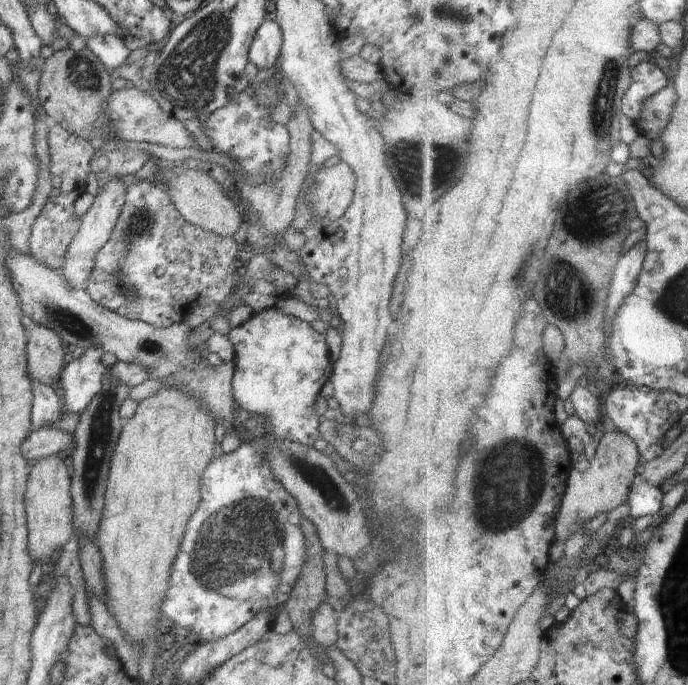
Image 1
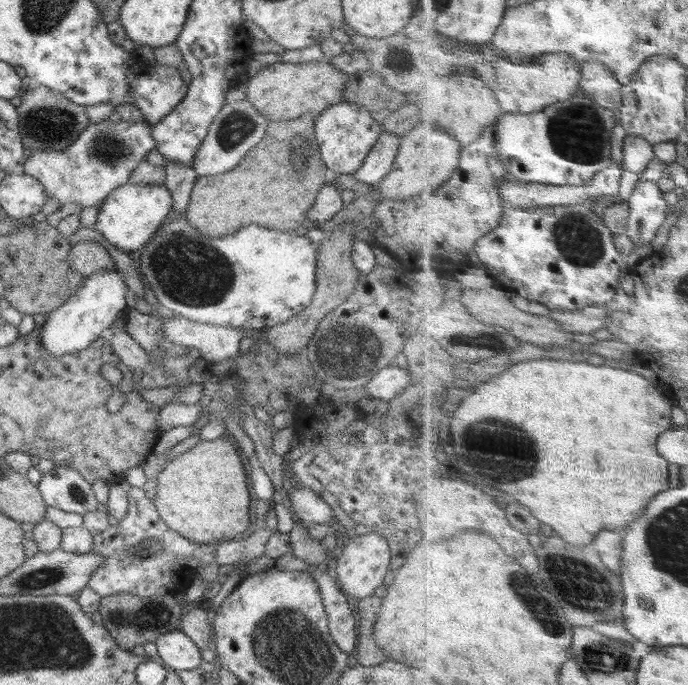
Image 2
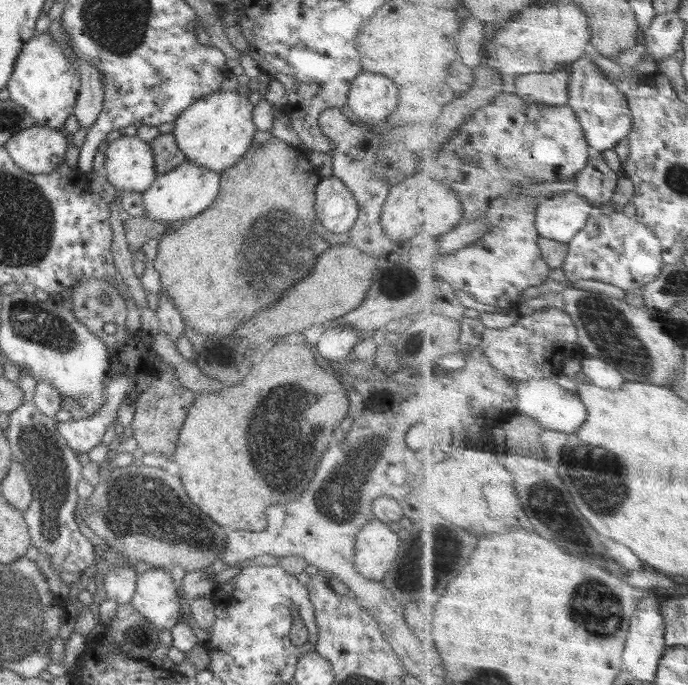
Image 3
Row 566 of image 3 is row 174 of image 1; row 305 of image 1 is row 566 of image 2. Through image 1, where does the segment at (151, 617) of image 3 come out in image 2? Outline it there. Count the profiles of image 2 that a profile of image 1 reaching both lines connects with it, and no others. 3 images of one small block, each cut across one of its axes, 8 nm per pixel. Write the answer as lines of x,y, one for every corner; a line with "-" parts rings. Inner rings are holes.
132,487
128,492
128,512
125,518
120,520
116,526
109,526
103,532
94,534
91,552
104,556
104,561
90,576
87,587
101,597
111,594
136,594
140,598
148,595
172,595
175,597
182,592
185,593
192,585
198,574
198,566
203,567
206,564
216,562
216,548
217,546
214,543
199,544
192,542
175,530
170,529
158,515
155,501
146,496
144,488

